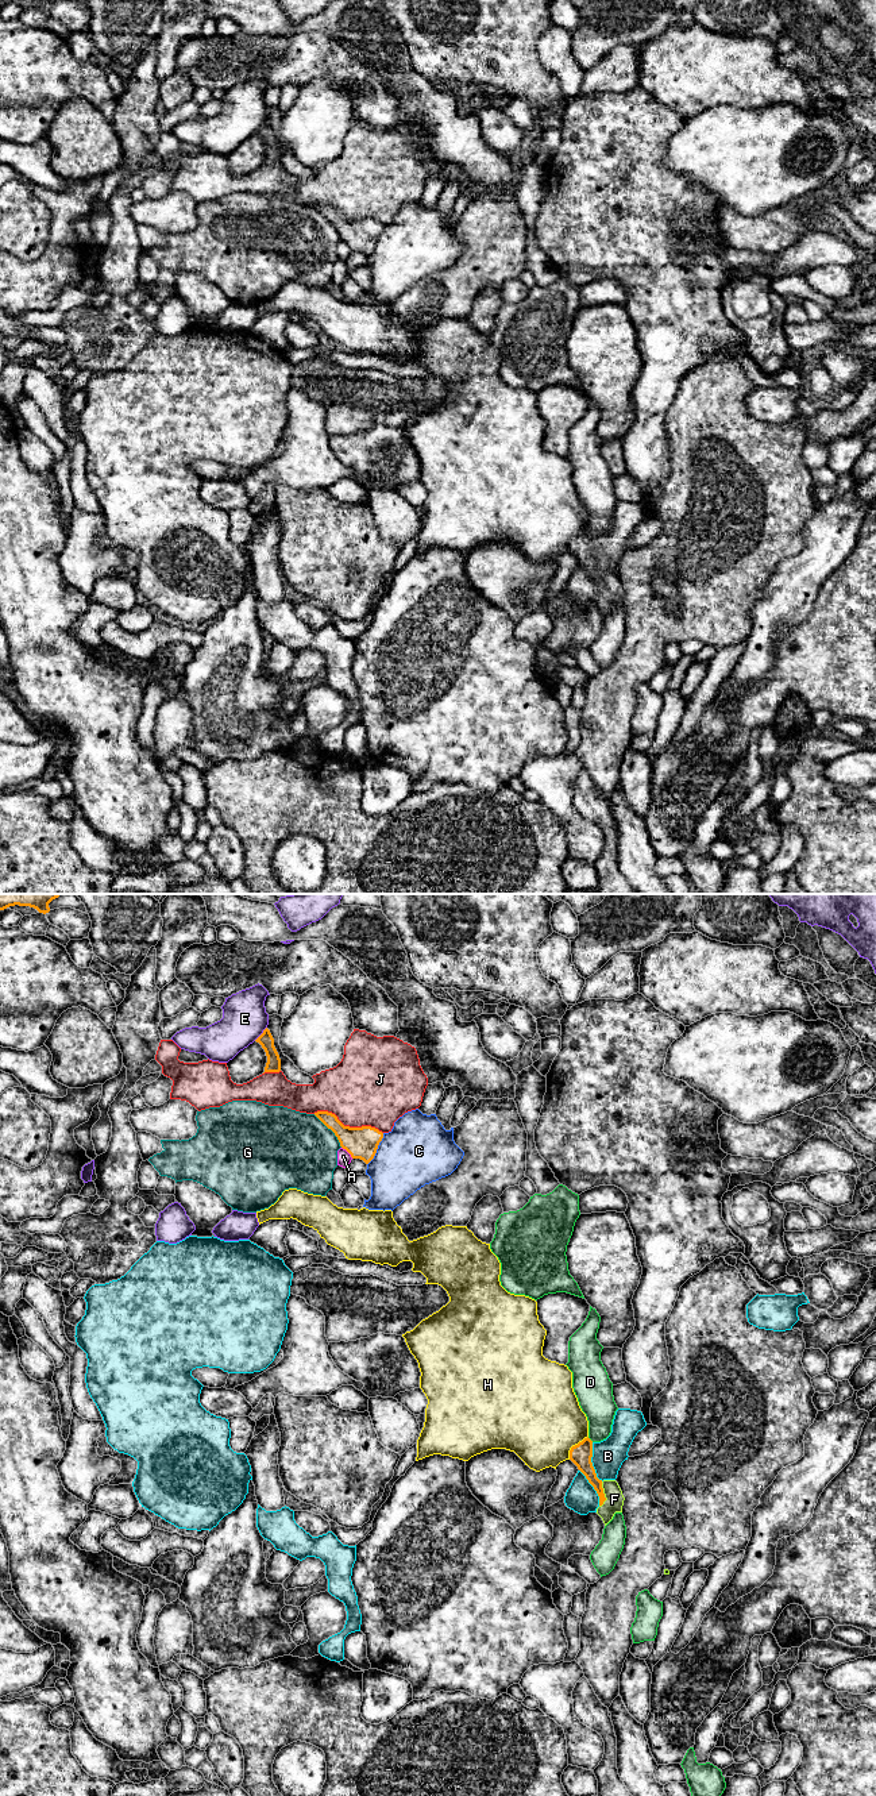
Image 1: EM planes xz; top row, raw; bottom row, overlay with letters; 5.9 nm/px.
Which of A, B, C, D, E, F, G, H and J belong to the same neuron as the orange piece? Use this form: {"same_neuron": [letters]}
{"same_neuron": ["F"]}

